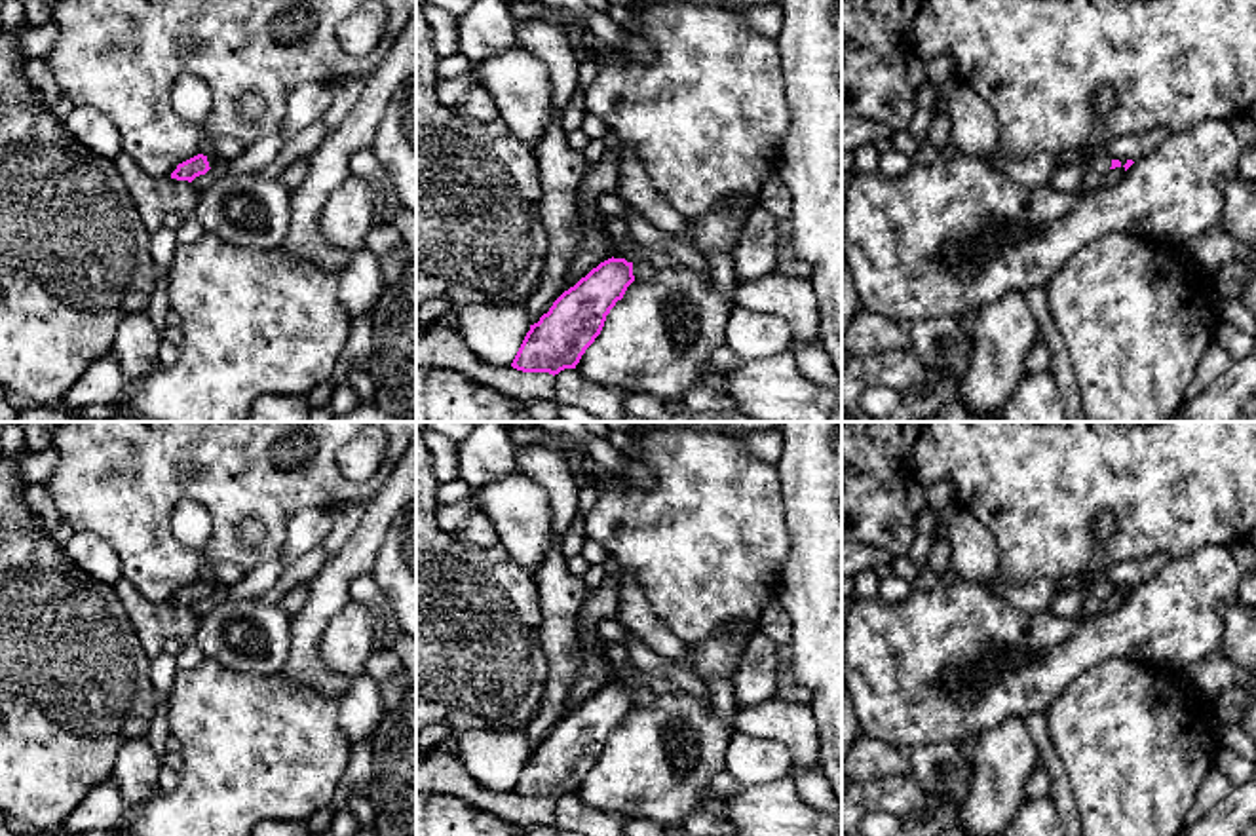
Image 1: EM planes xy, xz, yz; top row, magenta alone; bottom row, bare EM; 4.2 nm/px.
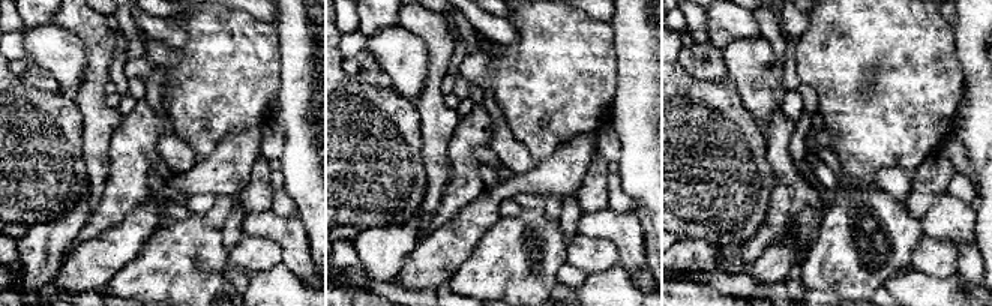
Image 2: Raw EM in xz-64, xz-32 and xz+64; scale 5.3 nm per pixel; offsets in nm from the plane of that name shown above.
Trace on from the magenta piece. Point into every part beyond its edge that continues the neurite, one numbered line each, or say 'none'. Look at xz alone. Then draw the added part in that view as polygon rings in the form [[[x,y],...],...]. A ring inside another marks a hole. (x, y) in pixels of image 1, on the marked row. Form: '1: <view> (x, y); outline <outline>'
1: xz (637, 255); outline [[[638,245],[637,249],[627,251],[625,260],[627,262],[642,262],[650,251],[659,251],[659,249],[657,247]]]

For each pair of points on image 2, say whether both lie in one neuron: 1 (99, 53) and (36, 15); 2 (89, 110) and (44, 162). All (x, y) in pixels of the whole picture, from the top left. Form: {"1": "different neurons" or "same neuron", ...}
{"1": "different neurons", "2": "different neurons"}

